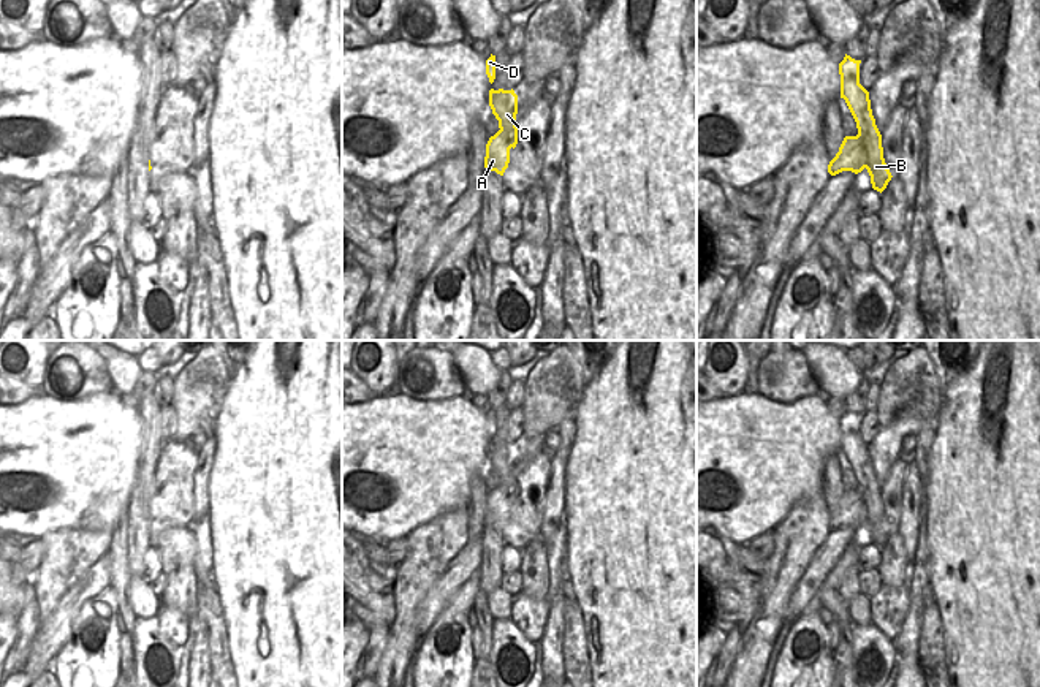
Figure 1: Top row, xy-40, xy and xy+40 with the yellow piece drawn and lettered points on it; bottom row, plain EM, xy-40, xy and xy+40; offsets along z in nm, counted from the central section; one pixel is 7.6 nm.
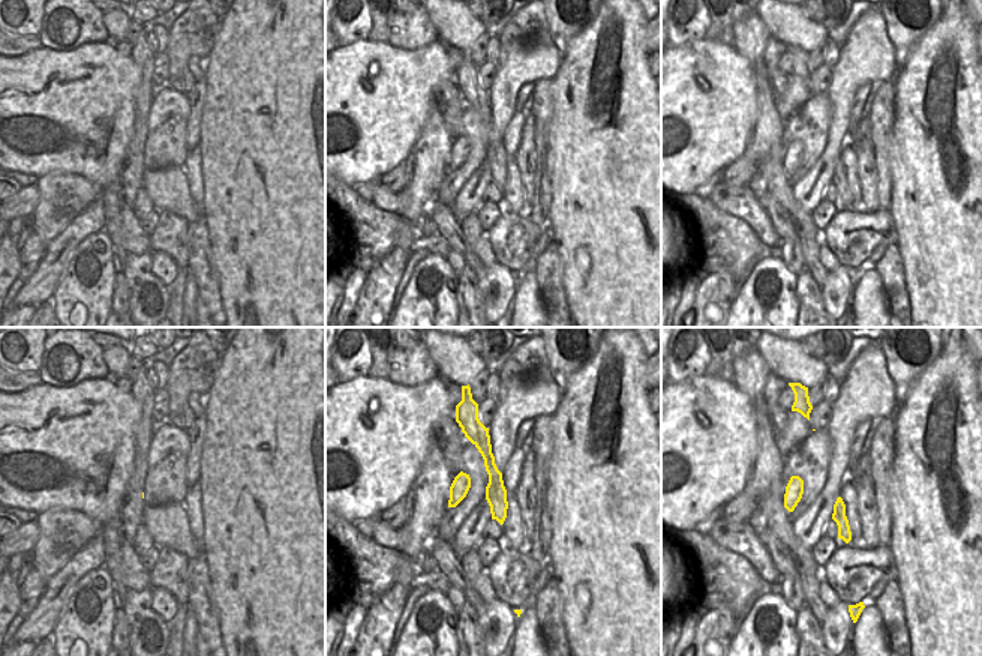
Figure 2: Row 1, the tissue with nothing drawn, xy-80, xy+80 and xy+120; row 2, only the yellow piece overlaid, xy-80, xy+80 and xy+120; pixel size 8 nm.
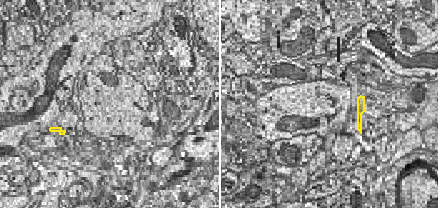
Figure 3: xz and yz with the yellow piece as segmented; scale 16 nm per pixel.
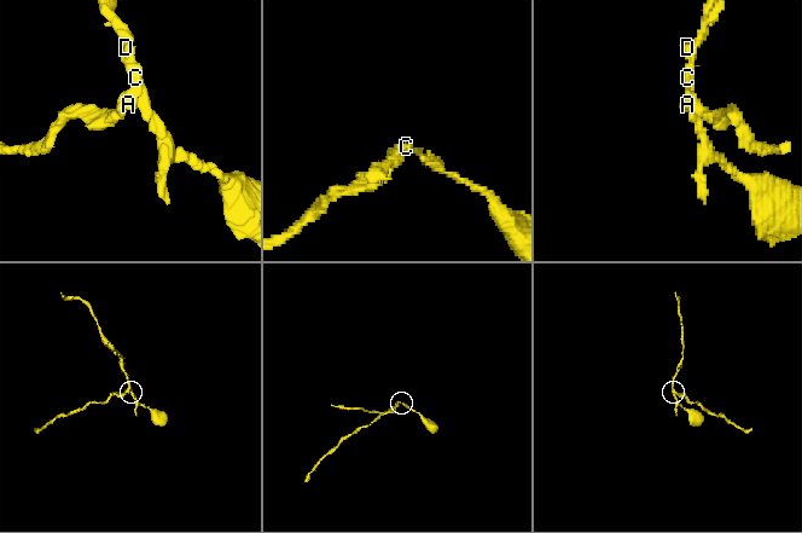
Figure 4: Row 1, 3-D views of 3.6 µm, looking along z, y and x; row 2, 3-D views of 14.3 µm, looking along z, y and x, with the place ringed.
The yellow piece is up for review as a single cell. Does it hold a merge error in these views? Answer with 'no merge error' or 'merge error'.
merge error

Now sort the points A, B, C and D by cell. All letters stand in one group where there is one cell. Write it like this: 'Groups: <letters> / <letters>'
Groups: A / B C D

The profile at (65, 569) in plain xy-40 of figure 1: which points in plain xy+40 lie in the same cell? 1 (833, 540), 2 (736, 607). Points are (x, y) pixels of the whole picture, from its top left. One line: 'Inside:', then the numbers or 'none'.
Inside: none

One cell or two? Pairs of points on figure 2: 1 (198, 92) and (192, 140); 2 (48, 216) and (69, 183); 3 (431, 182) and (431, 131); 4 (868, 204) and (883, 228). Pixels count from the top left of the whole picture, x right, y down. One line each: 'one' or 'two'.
1: one
2: one
3: one
4: two

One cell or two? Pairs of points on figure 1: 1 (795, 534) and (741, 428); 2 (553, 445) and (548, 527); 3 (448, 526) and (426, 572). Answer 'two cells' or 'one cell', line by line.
1: two cells
2: two cells
3: one cell

